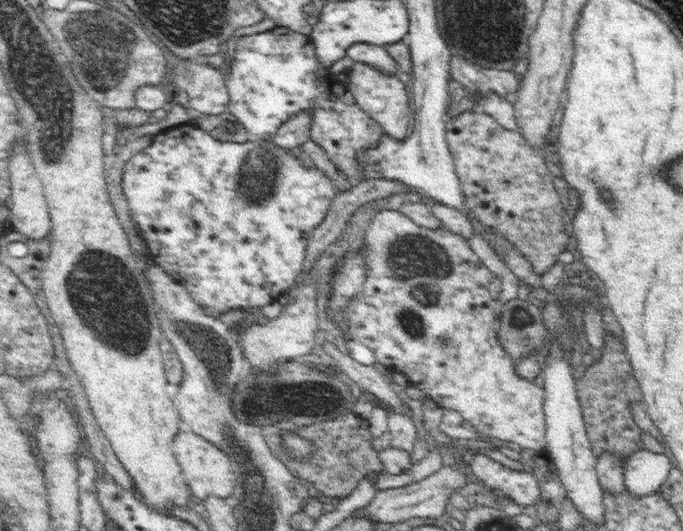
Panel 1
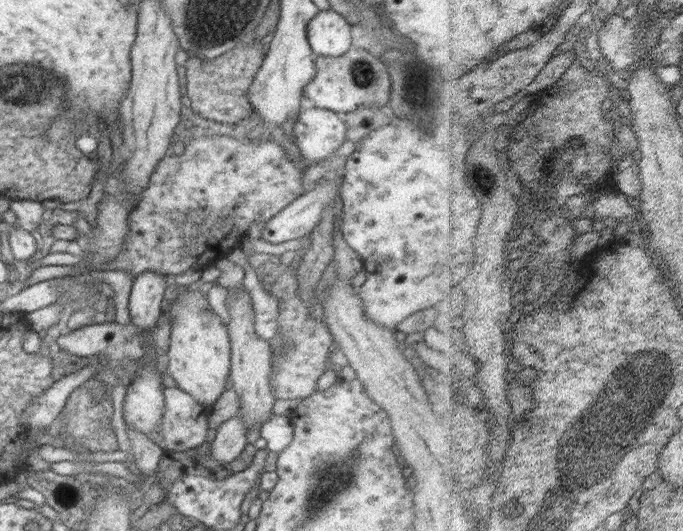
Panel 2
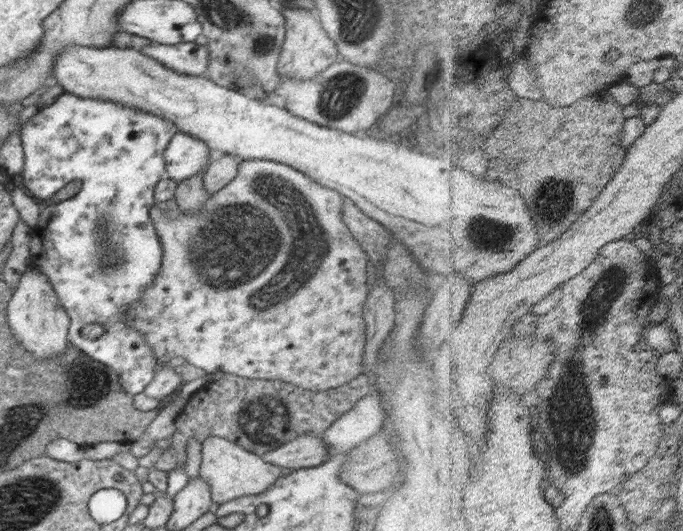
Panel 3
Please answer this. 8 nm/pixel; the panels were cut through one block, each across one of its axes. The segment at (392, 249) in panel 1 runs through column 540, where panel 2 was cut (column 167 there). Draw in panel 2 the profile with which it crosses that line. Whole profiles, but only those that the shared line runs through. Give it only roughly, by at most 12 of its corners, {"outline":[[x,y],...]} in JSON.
{"outline":[[165,388],[159,432],[166,453],[204,444],[209,412],[191,394]]}

